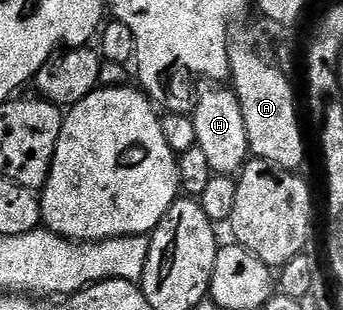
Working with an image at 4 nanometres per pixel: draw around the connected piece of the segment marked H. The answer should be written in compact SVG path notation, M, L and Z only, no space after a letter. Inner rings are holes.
M202 80L195 89L195 104L191 114L195 123L195 139L203 150L207 164L214 175L237 175L250 160L247 123L243 123L243 111L237 98L228 84Z

